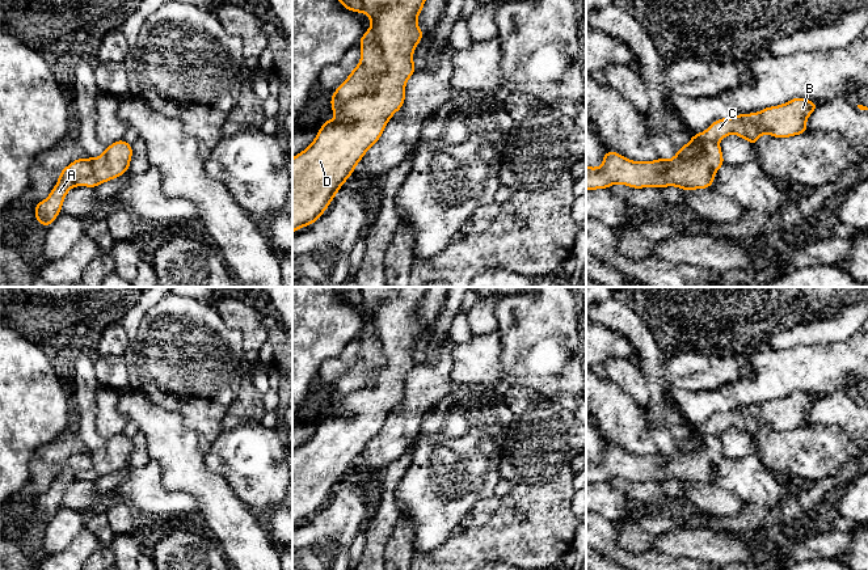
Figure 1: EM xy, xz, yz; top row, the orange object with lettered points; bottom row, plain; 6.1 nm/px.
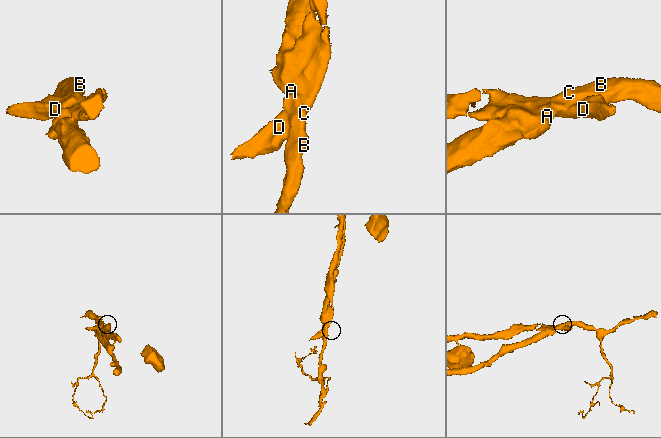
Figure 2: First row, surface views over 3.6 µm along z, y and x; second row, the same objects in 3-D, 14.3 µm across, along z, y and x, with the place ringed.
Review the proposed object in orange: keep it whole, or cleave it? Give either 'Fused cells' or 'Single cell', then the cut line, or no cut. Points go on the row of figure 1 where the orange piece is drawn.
Fused cells. Split along xz (370, 29), (384, 70), (337, 118)

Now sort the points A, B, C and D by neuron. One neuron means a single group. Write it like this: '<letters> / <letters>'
A B C / D

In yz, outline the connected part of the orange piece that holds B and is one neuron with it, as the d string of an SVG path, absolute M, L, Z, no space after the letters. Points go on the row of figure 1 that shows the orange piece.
M802 97L792 98L787 104L764 107L758 113L738 114L732 118L715 121L705 131L692 135L691 140L678 149L679 156L688 157L698 145L717 144L730 134L754 145L759 136L768 134L774 138L789 138L806 134L808 117L818 107L813 101Z

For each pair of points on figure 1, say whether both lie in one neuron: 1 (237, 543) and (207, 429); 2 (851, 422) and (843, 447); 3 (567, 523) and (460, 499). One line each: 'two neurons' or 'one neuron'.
1: two neurons
2: two neurons
3: two neurons

